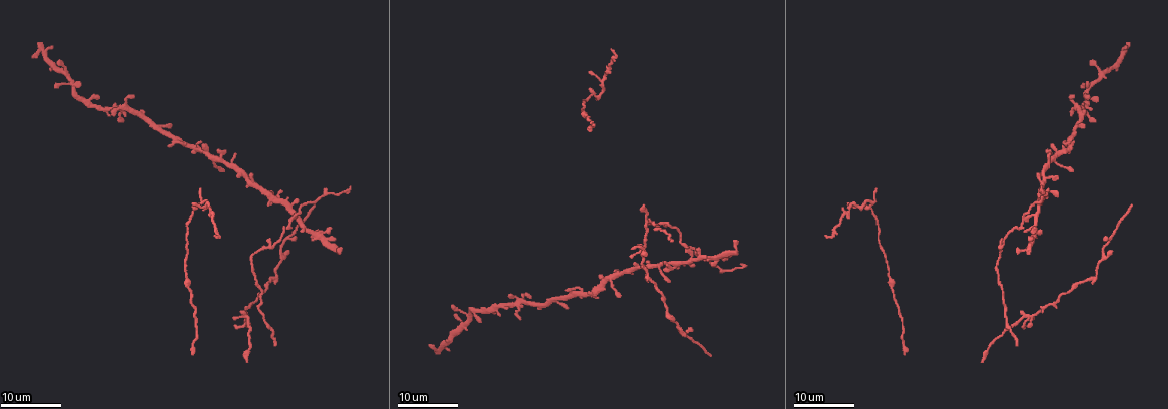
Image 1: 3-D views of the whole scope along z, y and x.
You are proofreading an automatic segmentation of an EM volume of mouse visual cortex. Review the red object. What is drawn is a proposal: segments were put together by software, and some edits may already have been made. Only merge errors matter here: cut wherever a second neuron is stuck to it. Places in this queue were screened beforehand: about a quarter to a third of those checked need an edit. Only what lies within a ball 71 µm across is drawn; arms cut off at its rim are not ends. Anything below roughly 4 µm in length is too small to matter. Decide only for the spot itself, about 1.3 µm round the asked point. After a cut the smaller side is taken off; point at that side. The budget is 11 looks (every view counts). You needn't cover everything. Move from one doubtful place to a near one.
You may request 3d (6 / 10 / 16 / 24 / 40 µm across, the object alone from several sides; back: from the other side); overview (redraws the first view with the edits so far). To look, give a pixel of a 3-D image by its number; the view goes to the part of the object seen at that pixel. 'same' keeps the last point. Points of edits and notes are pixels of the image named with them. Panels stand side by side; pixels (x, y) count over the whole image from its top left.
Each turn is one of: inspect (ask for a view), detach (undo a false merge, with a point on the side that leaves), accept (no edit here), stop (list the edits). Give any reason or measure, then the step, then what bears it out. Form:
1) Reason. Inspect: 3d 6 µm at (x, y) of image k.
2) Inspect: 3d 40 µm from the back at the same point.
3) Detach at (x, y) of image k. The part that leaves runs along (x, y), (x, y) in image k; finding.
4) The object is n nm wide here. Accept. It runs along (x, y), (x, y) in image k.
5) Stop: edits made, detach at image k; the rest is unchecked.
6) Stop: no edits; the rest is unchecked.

Two arms in line, one across. Inspect: 3d 16 µm at (674, 320) of image 1.

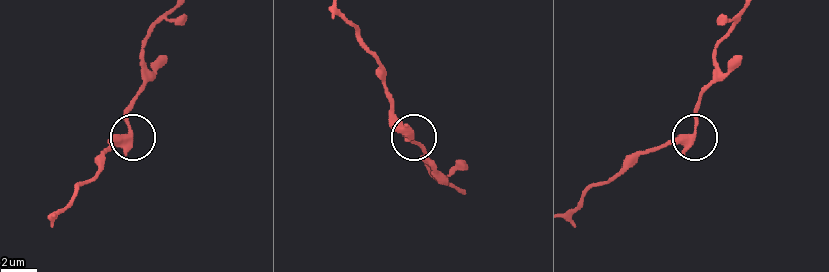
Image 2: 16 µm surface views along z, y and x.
Inspect: 3d 6 µm at (693, 133) of image 2.

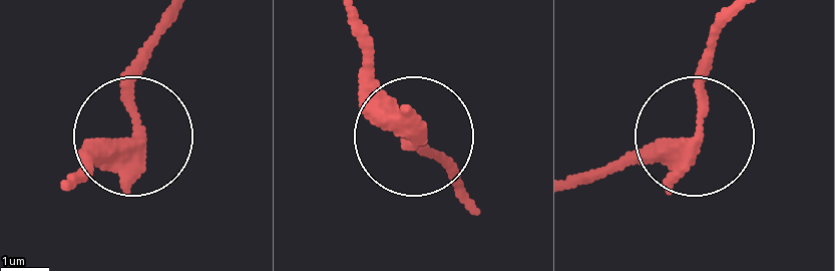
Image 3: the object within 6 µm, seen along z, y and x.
The object is 260 nm wide here. Accept. All the same neuron.

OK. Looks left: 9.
Inspect: 3d 24 µm at (251, 326) of image 1.

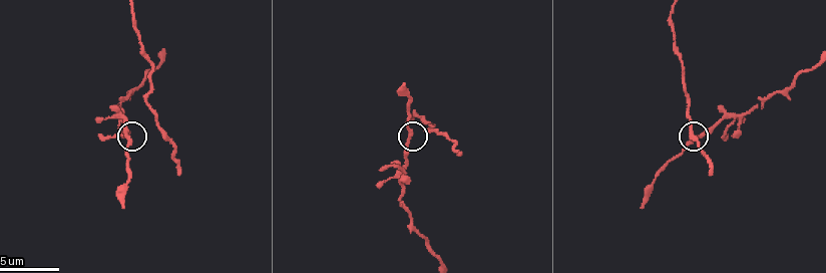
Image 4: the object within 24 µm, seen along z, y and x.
Inspect: 3d 6 µm at (128, 138) of image 4.

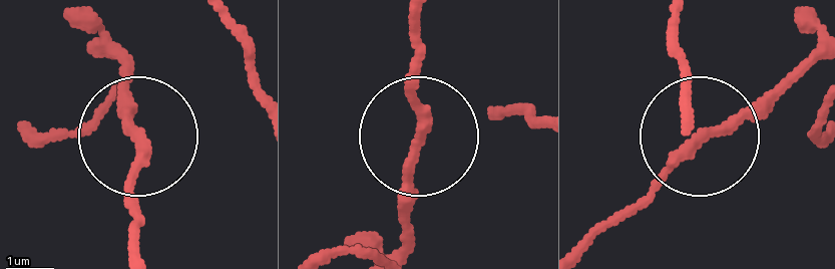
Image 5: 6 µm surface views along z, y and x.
The object is 220 nm wide here. Accept. All the same neuron.

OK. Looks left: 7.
Three arms meet. Inspect: 3d 24 µm at (292, 218) of image 1.

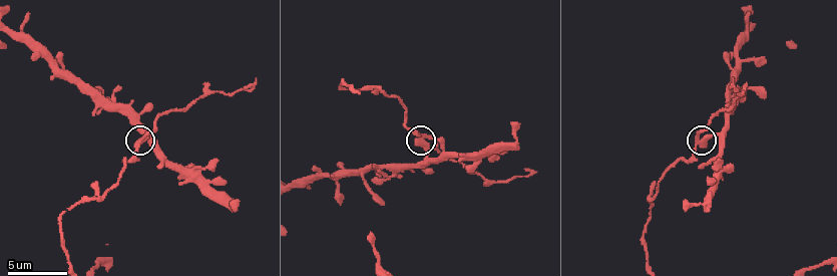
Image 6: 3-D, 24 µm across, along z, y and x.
Inspect: 3d 10 µm at (704, 137) of image 6.

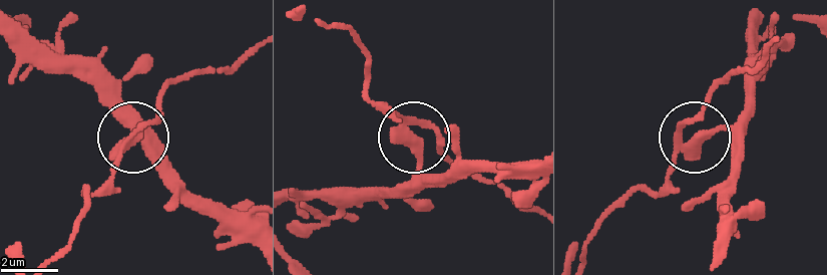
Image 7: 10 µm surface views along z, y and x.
Inspect: 3d 10 µm from the back at (694, 139) of image 7.

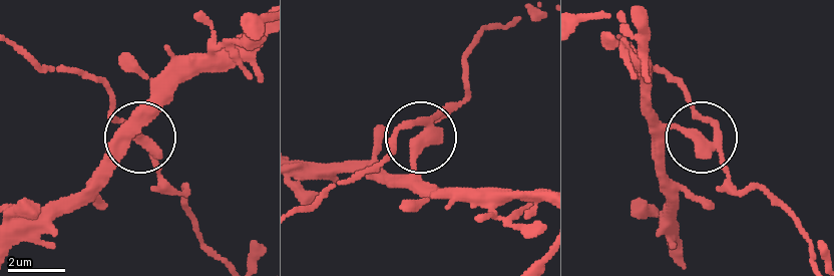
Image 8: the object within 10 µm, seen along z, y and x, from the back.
3 arms meet here. Accept. It runs along (813, 260), (784, 210), (729, 181), (679, 82) in image 8; continuous, no second neuron.

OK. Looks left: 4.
Thick turns thin. Inspect: 3d 24 µm at (187, 289) of image 1.

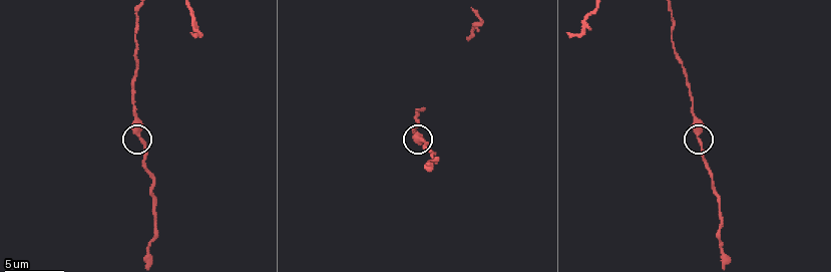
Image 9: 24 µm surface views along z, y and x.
Inspect: 3d 10 µm at (143, 141) of image 9.

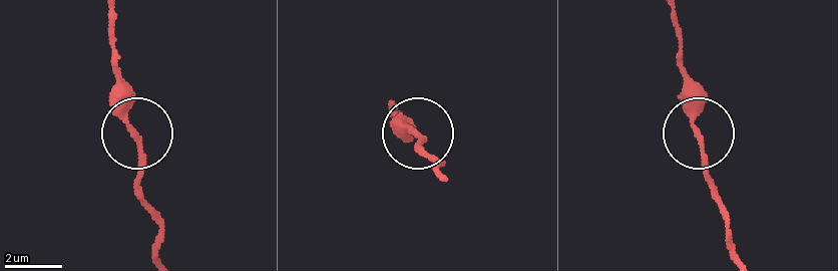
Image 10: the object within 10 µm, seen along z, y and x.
The object is 230 nm wide here. Accept. All the same neuron.

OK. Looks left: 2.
Calibre changes. Inspect: 3d 16 µm at (870, 206) of image 1.

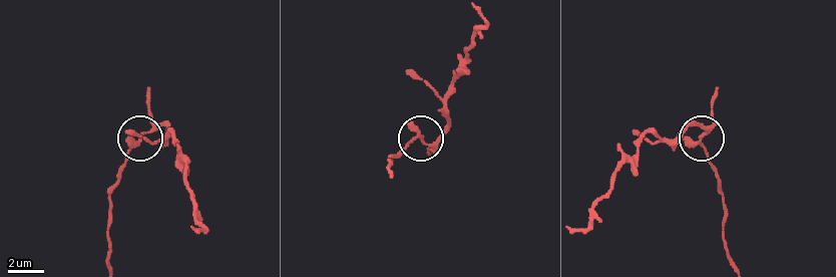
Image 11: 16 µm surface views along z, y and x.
Inspect: 3d 6 µm at (420, 138) of image 11.

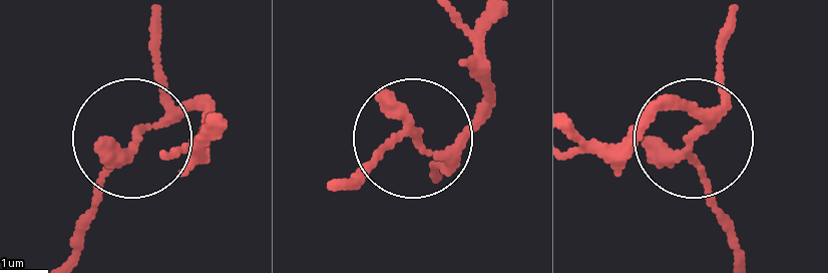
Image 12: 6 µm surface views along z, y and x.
The object is 170 nm wide here. Detach at (477, 122) of image 12. The part that leaves runs along (420, 138), (444, 146), (476, 113), (488, 17) in image 12; two neurons meet here.

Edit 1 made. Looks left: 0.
Stop: edits made, detach at image 12; the rest is unchecked.

